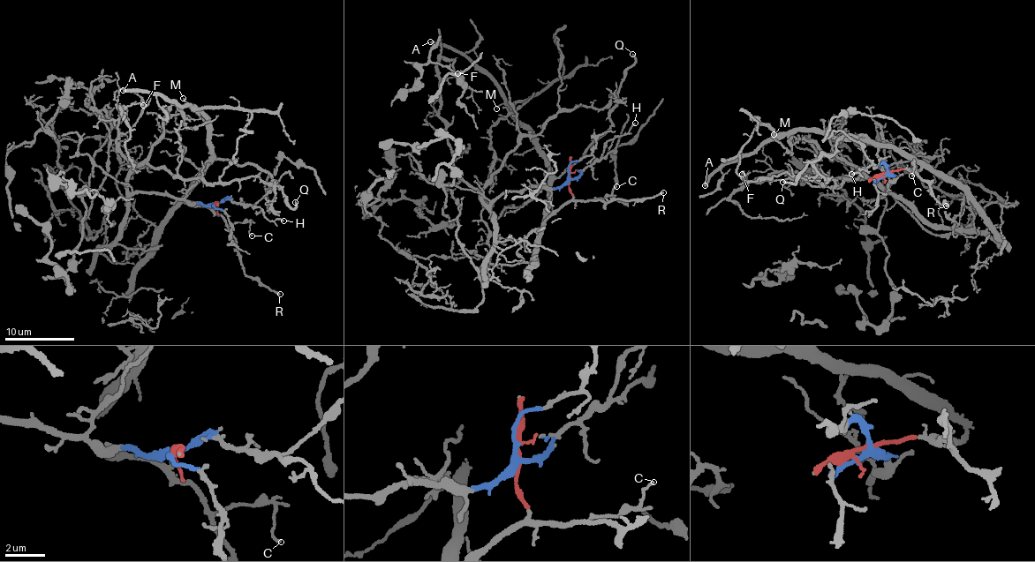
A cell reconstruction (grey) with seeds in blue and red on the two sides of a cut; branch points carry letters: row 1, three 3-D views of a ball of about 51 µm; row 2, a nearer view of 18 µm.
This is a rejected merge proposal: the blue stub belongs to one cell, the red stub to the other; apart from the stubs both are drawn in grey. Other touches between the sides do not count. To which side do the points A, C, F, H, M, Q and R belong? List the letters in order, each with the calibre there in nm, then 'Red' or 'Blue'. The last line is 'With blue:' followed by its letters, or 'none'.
A: Thickness 360 nm. Red
C: Thickness 110 nm. Red
F: Thickness 130 nm. Blue
H: Thickness 150 nm. Blue
M: Thickness 90 nm. Red
Q: Thickness 180 nm. Red
R: Thickness 200 nm. Red
With blue: F, H

